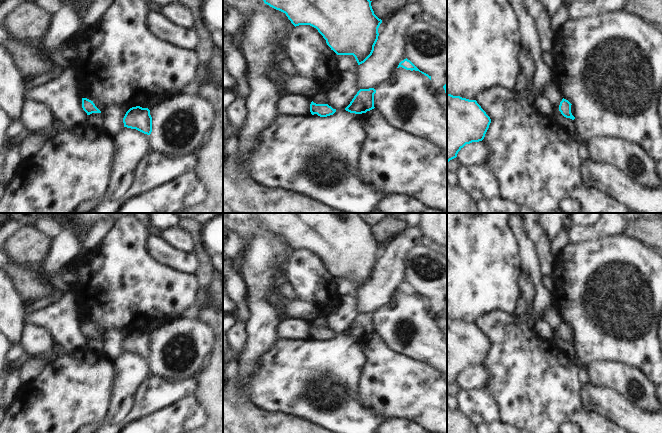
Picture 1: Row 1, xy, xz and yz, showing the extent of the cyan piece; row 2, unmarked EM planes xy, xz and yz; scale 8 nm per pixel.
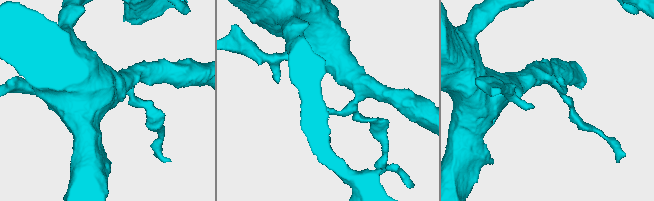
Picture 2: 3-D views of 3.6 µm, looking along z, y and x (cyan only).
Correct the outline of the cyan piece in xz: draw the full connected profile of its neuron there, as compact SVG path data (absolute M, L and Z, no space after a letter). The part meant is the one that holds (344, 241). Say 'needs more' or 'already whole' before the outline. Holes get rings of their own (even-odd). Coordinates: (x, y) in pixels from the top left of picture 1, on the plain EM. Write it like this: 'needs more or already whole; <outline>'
already whole; M257 213L265 228L286 238L291 247L310 249L326 264L337 279L353 279L358 289L364 287L373 277L378 264L378 252L382 247L375 238L371 226L360 213Z

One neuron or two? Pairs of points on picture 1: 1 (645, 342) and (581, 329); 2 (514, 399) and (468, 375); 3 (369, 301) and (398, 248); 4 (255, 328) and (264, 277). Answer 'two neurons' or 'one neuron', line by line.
1: one neuron
2: two neurons
3: one neuron
4: one neuron

